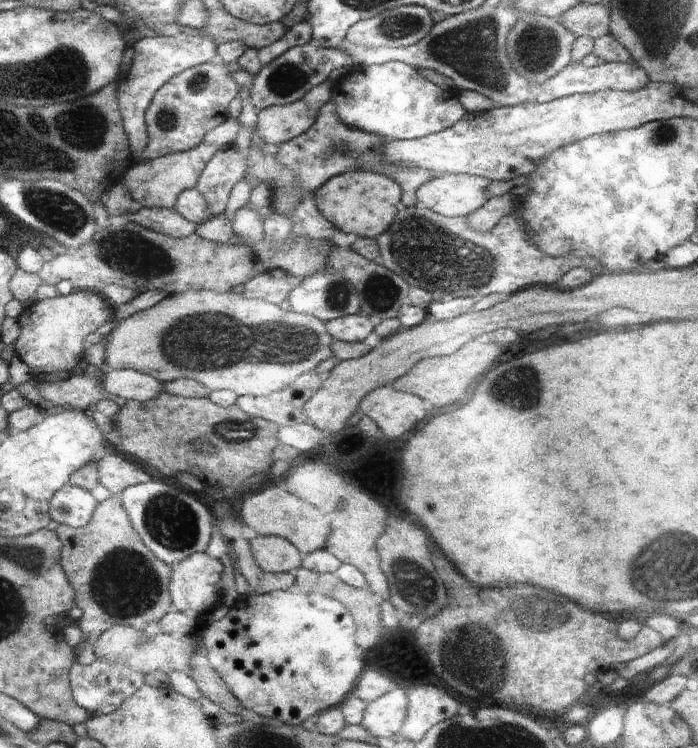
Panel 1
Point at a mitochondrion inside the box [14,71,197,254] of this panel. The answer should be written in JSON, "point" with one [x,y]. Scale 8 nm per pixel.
{"point":[54,209]}

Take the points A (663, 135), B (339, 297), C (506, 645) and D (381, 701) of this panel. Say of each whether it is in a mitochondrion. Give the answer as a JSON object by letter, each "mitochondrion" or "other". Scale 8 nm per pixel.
{"A":"mitochondrion","B":"mitochondrion","C":"mitochondrion","D":"other"}

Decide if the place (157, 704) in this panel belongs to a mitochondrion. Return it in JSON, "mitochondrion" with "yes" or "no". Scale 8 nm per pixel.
{"mitochondrion":"no"}

